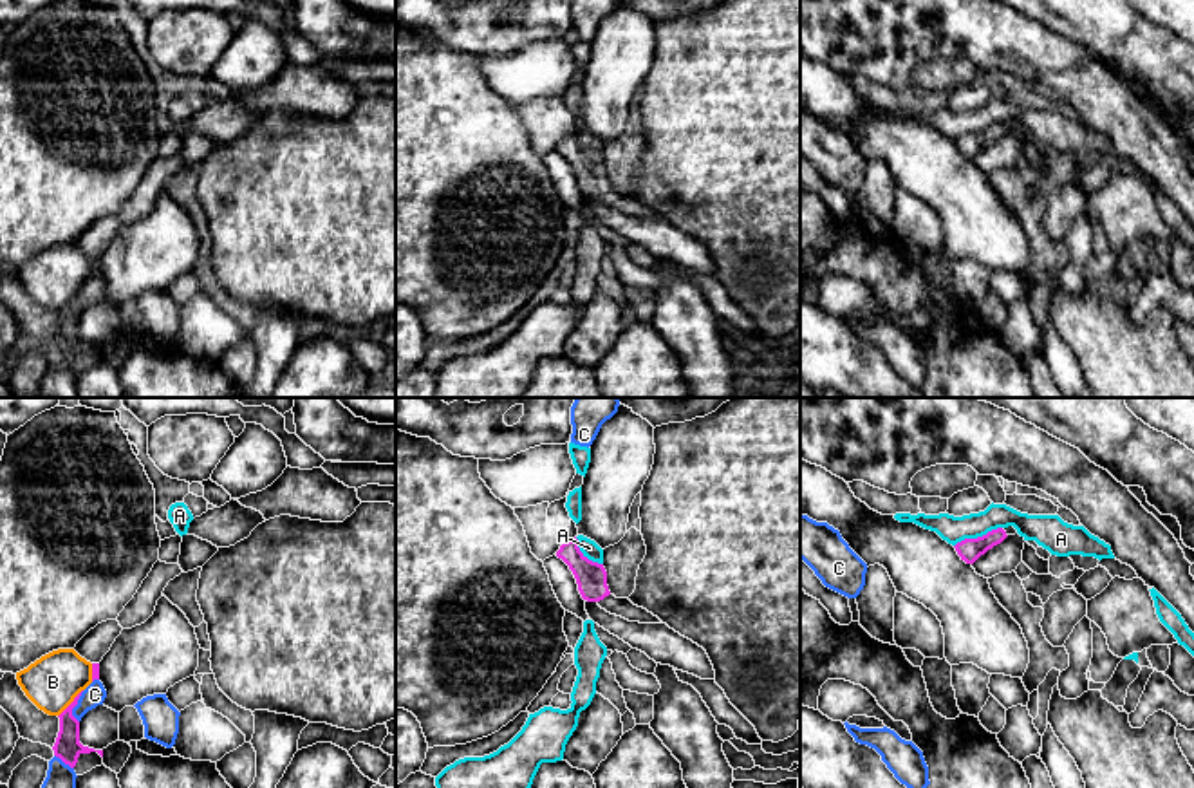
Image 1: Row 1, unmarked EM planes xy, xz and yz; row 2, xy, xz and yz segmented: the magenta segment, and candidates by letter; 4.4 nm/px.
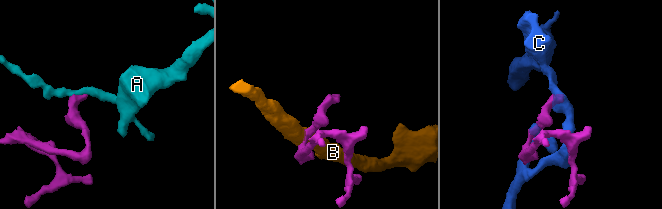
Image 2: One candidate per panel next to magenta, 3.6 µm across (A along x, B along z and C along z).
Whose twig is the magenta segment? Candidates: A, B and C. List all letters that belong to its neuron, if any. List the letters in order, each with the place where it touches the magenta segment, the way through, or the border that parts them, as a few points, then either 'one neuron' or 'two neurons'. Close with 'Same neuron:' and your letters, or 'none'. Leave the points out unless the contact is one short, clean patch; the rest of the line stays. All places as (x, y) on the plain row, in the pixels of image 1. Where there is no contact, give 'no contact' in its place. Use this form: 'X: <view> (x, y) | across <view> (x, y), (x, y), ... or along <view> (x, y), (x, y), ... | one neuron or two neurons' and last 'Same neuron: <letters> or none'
A: yz (978, 132) | along yz (1001, 121), (976, 132), (965, 132), (954, 141) | two neurons
B: xy (71, 299) | along xy (82, 284), (58, 311) | two neurons
C: xy (74, 300) | two neurons
Same neuron: none

